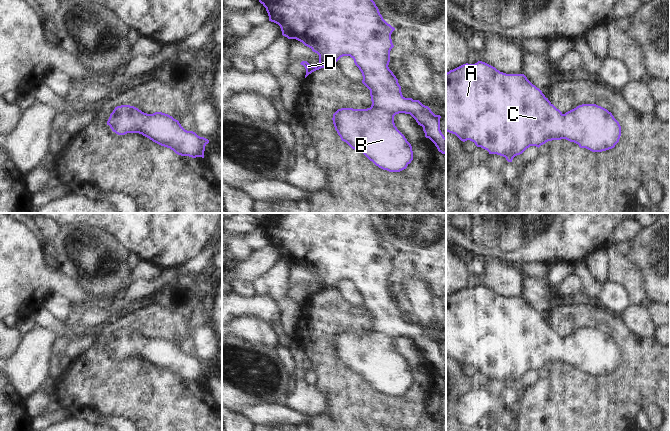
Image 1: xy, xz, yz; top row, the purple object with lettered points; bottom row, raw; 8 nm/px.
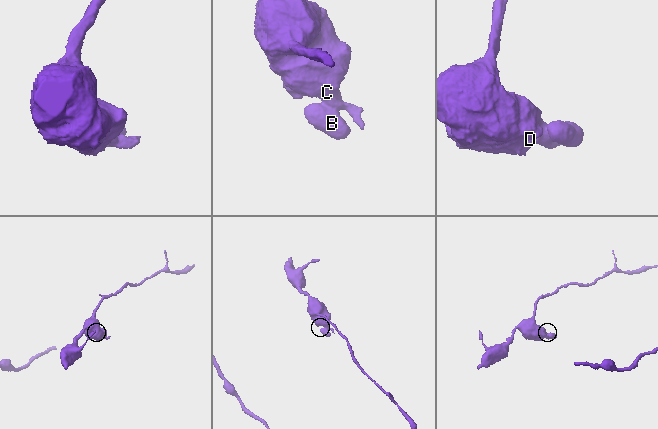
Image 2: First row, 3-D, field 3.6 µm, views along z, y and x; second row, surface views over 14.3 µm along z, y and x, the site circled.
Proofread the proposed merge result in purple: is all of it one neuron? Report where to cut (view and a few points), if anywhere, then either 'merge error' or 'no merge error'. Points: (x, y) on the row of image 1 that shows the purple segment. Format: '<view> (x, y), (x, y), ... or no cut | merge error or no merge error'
no cut | no merge error

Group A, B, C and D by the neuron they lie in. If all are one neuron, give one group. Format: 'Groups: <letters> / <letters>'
Groups: A B C D

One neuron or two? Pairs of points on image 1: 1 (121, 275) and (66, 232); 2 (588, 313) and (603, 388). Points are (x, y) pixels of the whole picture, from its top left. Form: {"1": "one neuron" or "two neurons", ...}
{"1": "one neuron", "2": "one neuron"}

